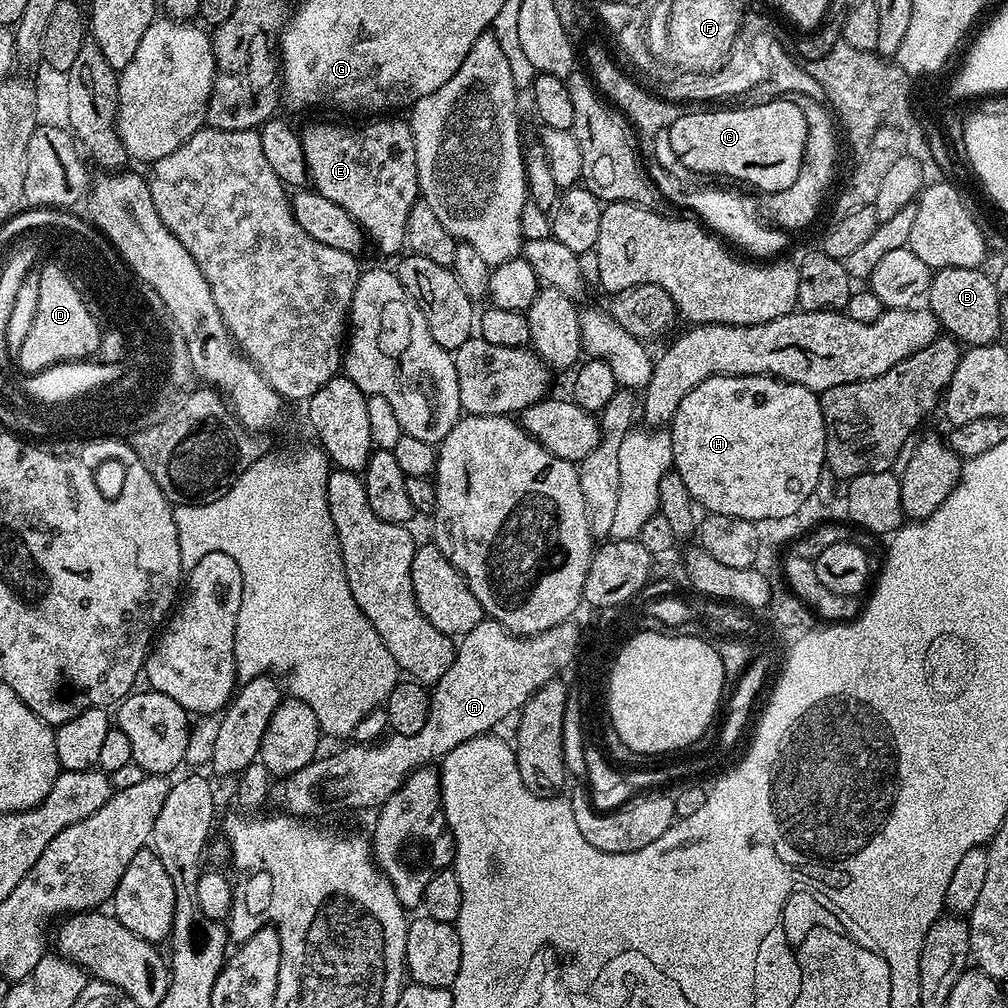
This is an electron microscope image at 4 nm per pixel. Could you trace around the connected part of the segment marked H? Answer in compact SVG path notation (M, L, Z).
M711 376L710 379L694 386L690 394L686 394L686 398L682 398L678 410L670 421L674 470L689 488L693 501L699 507L701 504L702 507L708 508L704 510L709 513L717 512L753 522L764 518L784 518L786 515L792 515L804 508L803 504L807 502L808 495L816 492L816 484L819 482L822 465L825 463L824 447L828 432L823 426L817 427L817 432L800 432L804 428L804 419L807 416L814 418L820 416L820 398L817 393L802 390L799 384L790 384L775 376Z

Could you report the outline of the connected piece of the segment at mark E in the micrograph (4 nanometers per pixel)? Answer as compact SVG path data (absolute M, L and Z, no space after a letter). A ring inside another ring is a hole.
M384 118L369 119L372 120L369 124L360 124L357 128L343 128L340 124L308 124L300 132L300 145L315 191L349 212L360 223L371 243L373 240L384 252L396 252L405 247L406 218L420 196L418 162L411 123L407 119L380 119Z

